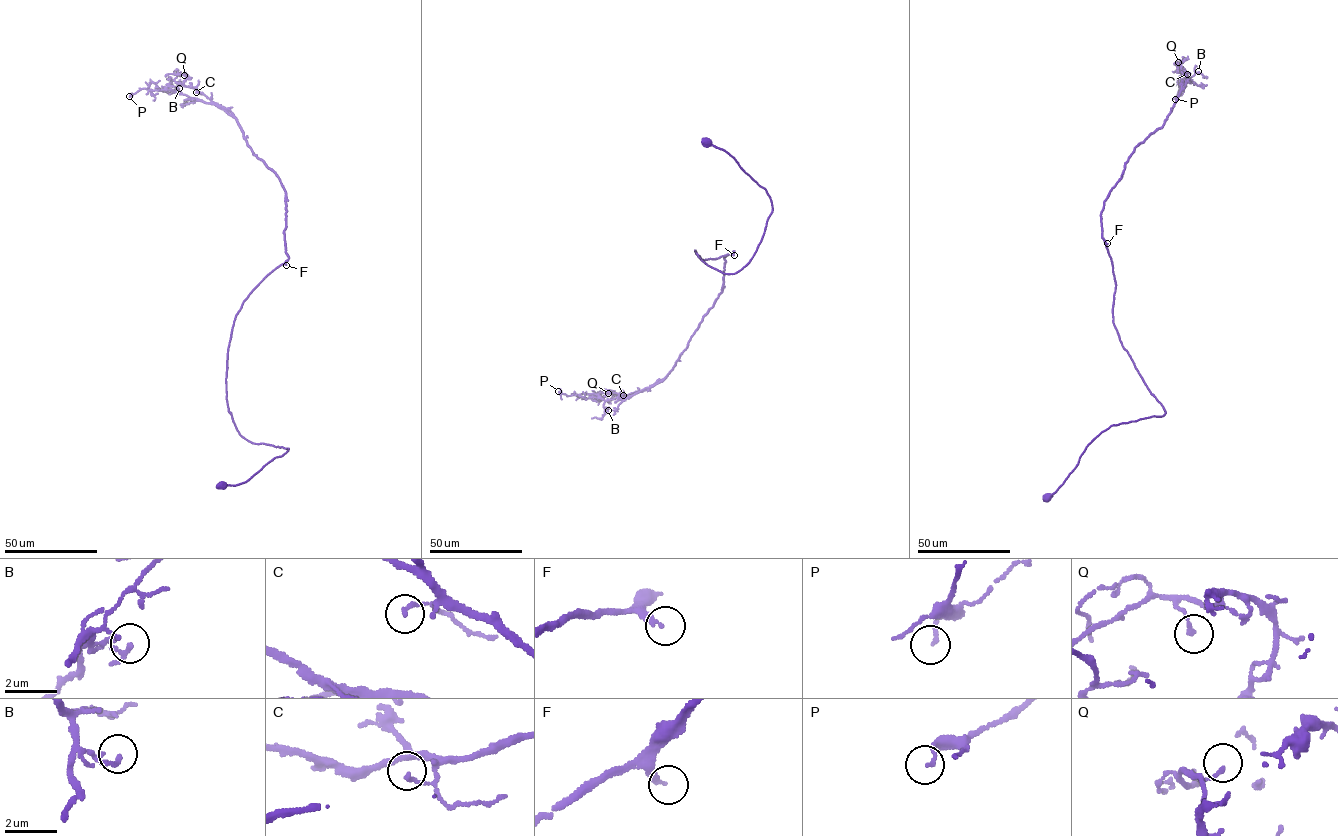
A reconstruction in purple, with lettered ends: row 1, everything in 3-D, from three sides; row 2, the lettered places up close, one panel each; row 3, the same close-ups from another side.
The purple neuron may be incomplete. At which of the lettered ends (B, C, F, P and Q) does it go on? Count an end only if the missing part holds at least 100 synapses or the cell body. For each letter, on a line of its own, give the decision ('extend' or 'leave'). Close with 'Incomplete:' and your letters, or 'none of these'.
B: leave
C: leave
F: extend
P: leave
Q: leave
Incomplete: F

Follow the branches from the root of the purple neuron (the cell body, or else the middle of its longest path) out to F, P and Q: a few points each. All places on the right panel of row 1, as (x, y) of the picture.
F: (1047, 496), (1101, 432), (1165, 412), (1114, 325), (1115, 283), (1107, 243)
P: (1047, 496), (1101, 432), (1165, 412), (1114, 325), (1101, 212), (1129, 156), (1162, 126), (1189, 78), (1175, 99)
Q: (1047, 496), (1101, 432), (1165, 412), (1114, 325), (1101, 212), (1129, 156), (1162, 126), (1184, 87), (1178, 62)

